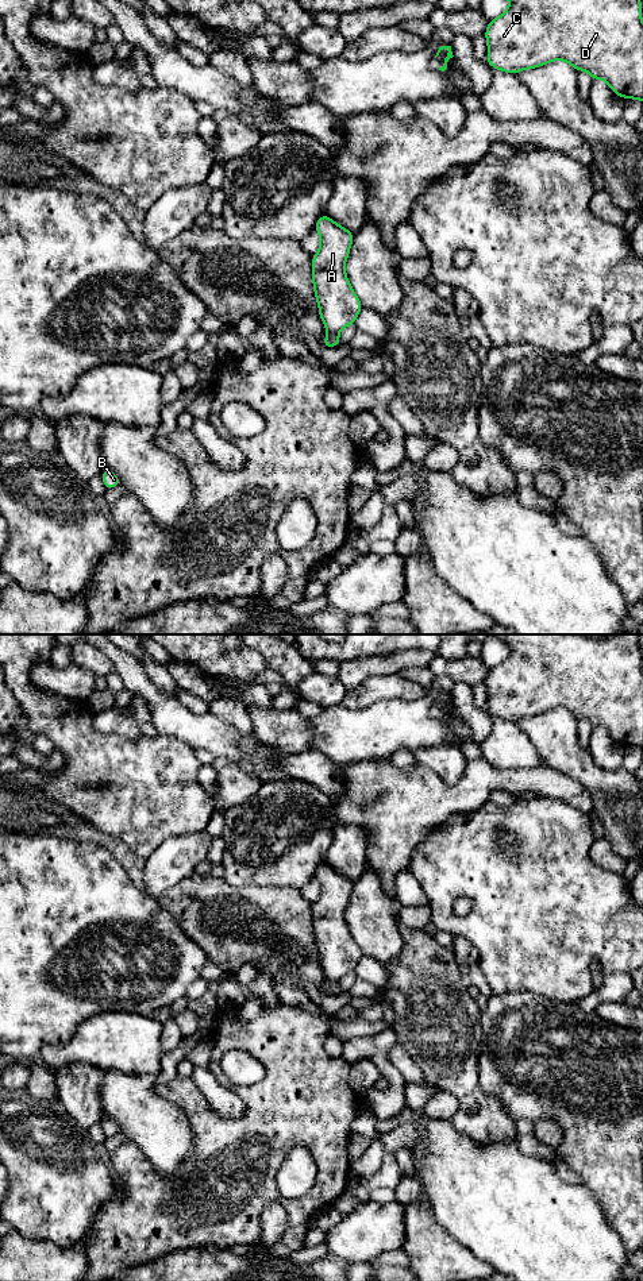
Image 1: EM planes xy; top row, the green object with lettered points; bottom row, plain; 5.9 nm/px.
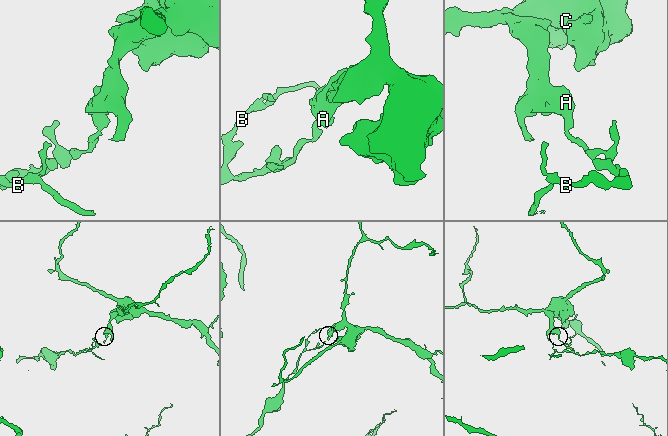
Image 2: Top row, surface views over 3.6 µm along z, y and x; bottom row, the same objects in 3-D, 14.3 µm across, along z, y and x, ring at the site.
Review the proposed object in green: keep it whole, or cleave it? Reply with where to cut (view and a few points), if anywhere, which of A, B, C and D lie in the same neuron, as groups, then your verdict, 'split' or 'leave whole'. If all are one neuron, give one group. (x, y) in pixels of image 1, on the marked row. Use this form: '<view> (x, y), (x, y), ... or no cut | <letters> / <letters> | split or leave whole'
xy (328, 332), (337, 334) | A C D / B | split

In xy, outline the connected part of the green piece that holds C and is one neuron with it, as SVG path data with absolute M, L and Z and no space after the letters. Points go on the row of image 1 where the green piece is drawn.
M509 0L508 9L489 22L485 31L489 66L516 74L552 61L566 61L577 72L588 72L593 81L605 80L623 99L643 101L643 24L640 0Z

